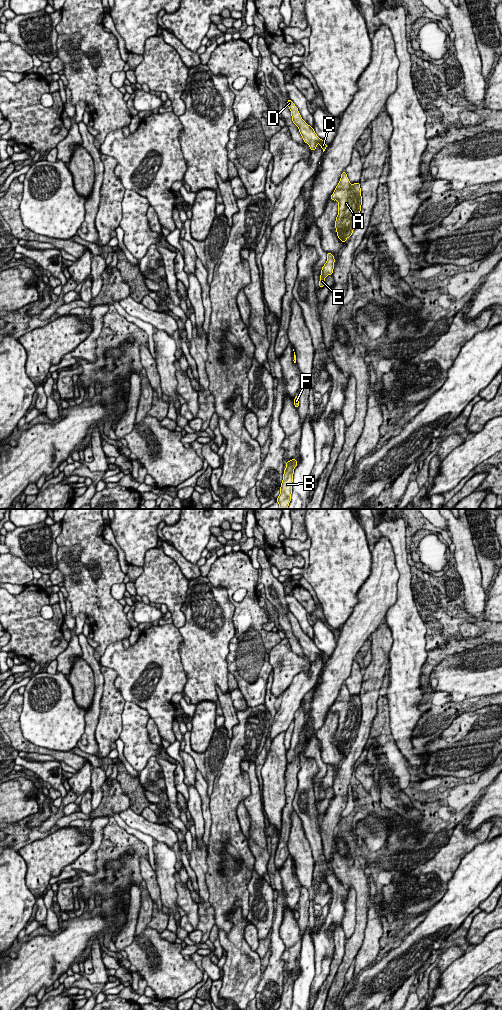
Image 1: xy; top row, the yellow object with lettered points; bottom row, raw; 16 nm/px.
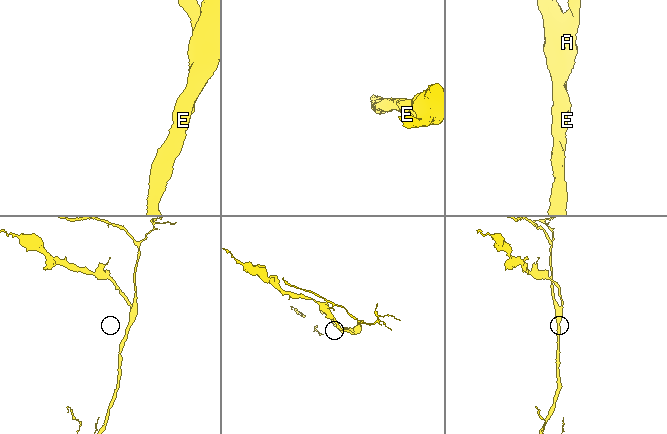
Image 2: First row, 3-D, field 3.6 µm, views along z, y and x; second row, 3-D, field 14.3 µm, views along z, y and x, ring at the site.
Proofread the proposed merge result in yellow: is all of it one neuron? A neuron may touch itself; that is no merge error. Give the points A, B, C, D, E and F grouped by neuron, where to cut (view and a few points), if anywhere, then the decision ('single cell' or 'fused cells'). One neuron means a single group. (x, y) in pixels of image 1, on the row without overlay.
A B C D E F; no cut; single cell

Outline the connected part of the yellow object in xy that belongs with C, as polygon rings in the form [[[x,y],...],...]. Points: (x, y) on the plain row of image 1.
[[[289,611],[287,617],[291,623],[292,633],[298,639],[299,644],[304,652],[310,659],[310,662],[313,663],[316,661],[317,656],[319,655],[322,659],[323,664],[326,662],[327,656],[324,652],[320,651],[310,637],[308,637],[301,629],[298,620],[295,616]]]

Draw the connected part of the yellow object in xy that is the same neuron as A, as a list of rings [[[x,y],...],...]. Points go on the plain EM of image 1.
[[[345,683],[342,684],[340,693],[336,698],[331,712],[338,713],[338,727],[335,740],[338,750],[346,755],[354,740],[361,723],[362,708],[360,695],[351,696]]]

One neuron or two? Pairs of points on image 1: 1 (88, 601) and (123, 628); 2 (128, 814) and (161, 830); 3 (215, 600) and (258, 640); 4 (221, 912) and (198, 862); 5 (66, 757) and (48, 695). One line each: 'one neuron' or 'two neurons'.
1: one neuron
2: one neuron
3: two neurons
4: two neurons
5: two neurons

